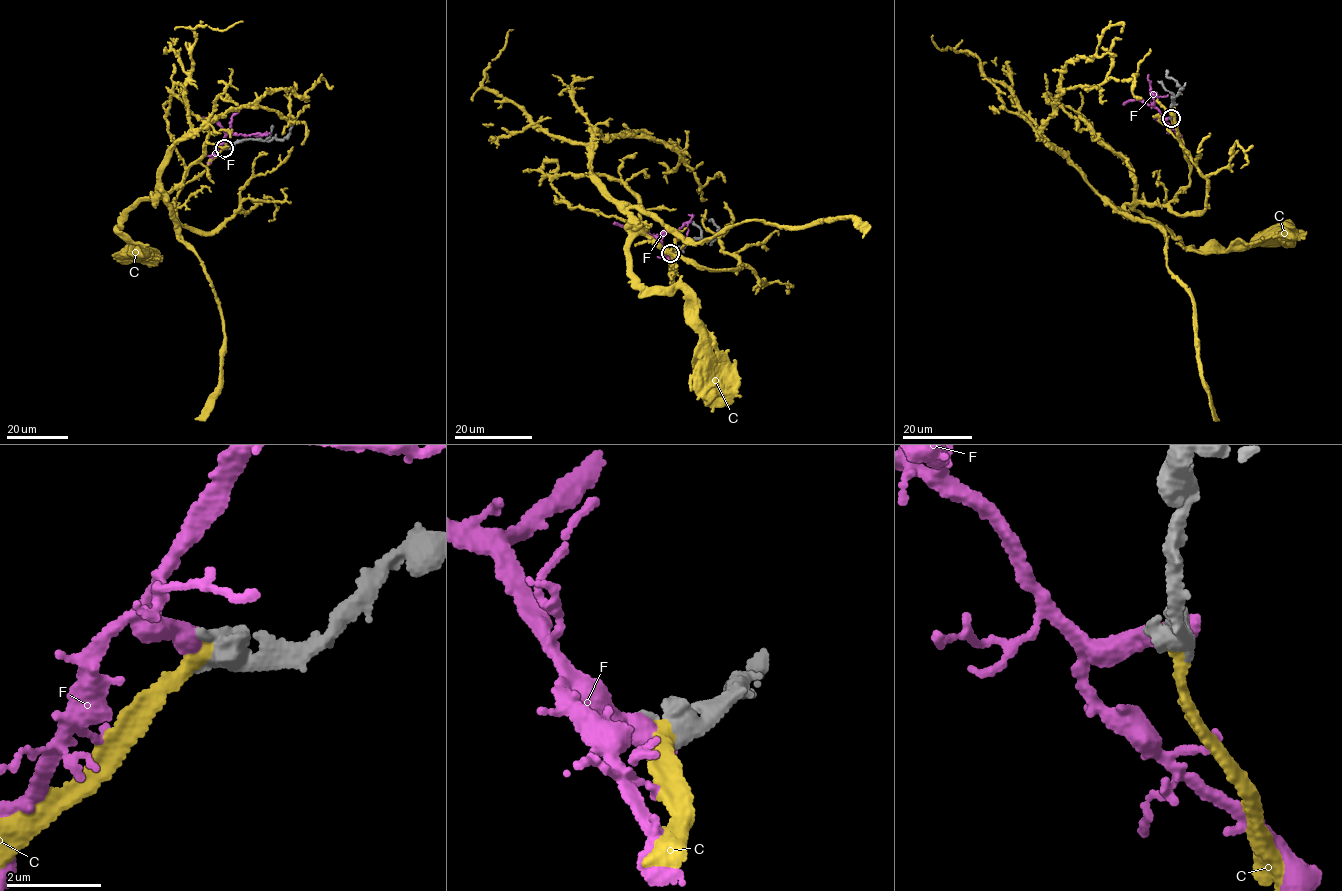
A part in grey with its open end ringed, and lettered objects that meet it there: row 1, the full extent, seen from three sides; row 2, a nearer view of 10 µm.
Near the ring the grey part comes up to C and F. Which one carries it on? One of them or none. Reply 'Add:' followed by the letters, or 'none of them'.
Add: C

